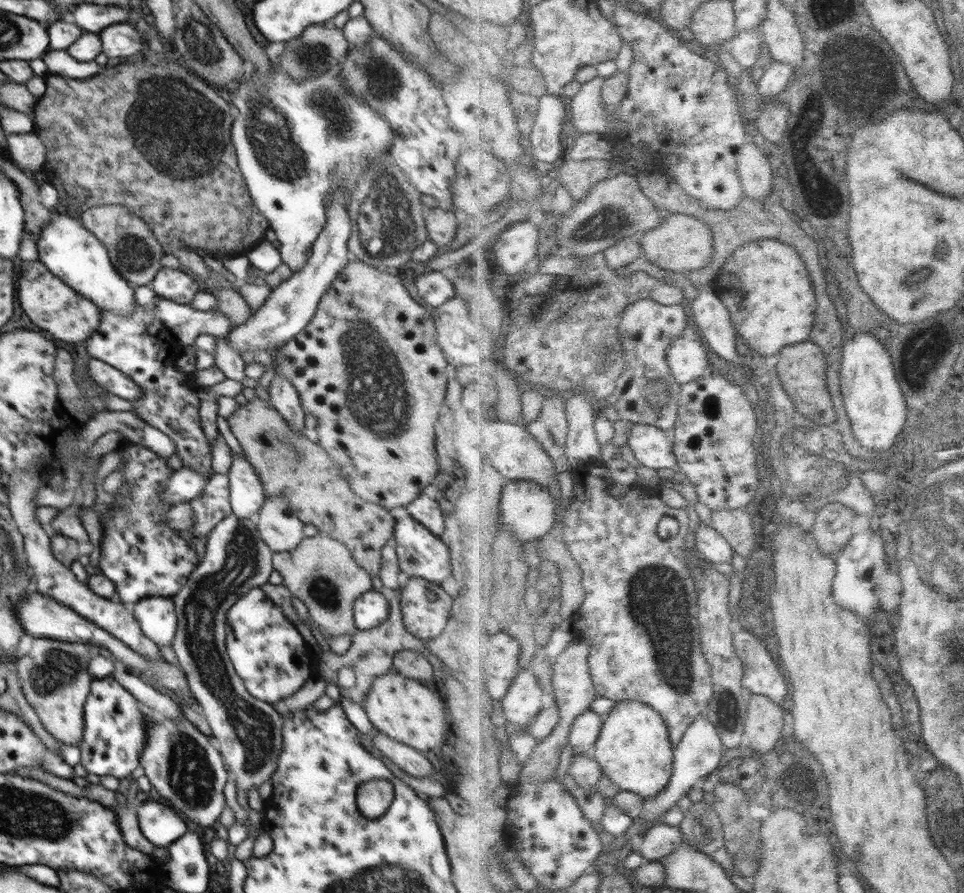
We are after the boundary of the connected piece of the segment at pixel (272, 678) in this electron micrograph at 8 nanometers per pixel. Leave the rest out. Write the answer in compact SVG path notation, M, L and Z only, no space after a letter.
M251 588L226 615L226 648L235 671L244 681L248 692L271 705L281 704L285 699L298 692L312 674L314 662L310 646L294 626L291 617L275 605L260 588Z

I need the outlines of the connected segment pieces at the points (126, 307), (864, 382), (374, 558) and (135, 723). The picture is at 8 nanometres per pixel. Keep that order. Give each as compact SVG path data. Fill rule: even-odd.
M55 210L52 220L43 226L36 242L42 264L80 296L110 312L127 314L135 310L134 286L120 276L110 260L106 246L94 233L82 226L78 217Z
M848 334L843 350L840 384L855 438L862 446L888 452L896 446L898 436L908 424L906 394L898 382L892 354L874 334L854 338Z
M256 398L238 406L226 420L264 486L265 500L284 495L304 524L313 524L318 531L341 541L371 577L379 576L383 545L395 533L390 511L354 493L331 456L318 443L290 428L268 400Z
M111 674L95 678L84 703L84 728L82 740L77 744L86 772L98 776L115 776L122 779L132 774L139 765L139 758L147 738L146 719L140 702L135 699Z

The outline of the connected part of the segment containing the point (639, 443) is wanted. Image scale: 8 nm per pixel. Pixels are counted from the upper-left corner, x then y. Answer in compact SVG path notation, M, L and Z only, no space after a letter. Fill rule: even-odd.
M647 423L635 424L629 445L644 465L655 469L679 469L675 441L670 440L666 429Z

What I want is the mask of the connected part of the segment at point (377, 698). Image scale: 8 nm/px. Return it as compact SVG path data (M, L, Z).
M387 672L374 679L370 692L365 694L362 708L380 732L417 751L435 756L445 745L449 728L445 704L440 696L418 680Z

